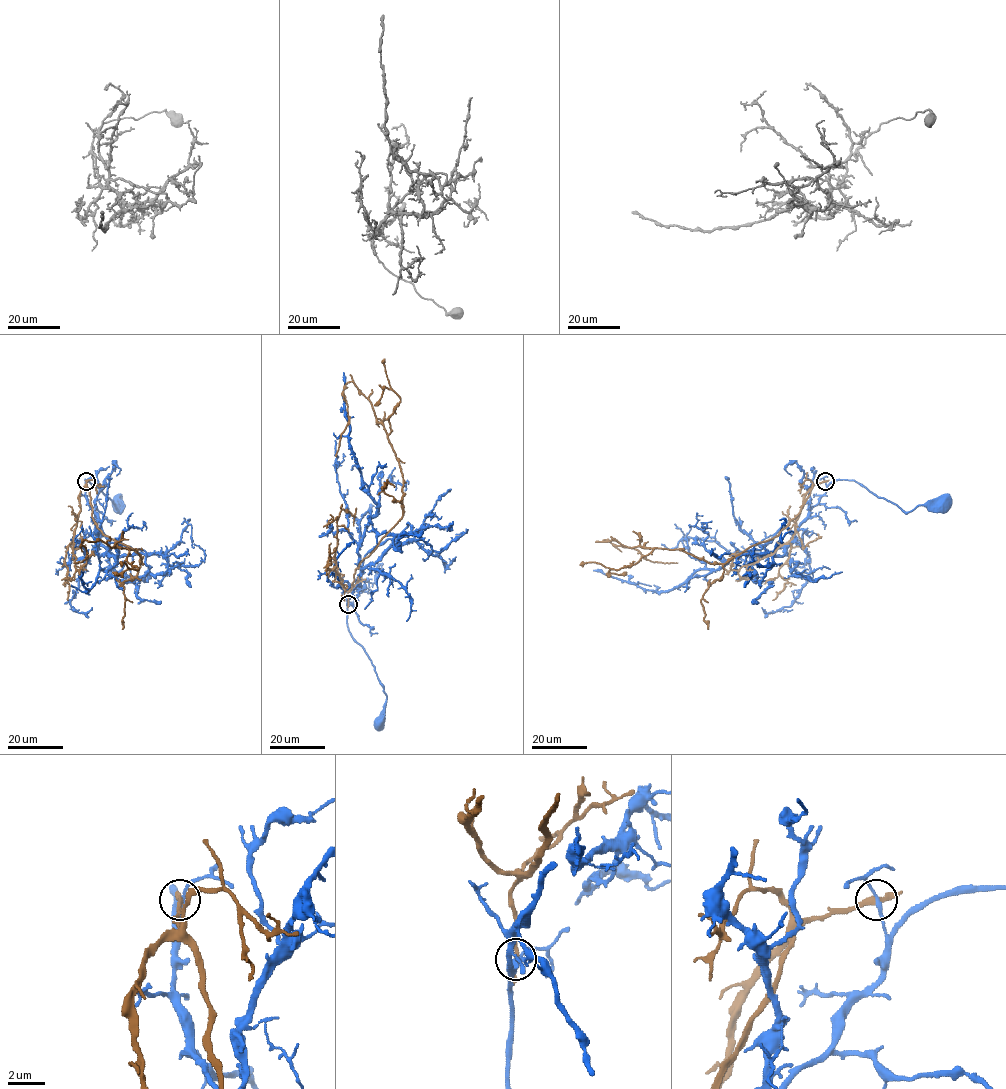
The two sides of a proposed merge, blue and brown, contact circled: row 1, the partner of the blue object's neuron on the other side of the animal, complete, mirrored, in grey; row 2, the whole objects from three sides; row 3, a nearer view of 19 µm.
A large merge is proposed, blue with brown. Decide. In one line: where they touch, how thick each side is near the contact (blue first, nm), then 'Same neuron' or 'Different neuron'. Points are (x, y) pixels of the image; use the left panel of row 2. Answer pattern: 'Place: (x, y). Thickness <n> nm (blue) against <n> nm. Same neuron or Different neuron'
Place: (86, 481). Thickness 190 nm (blue) against 240 nm. Different neuron

